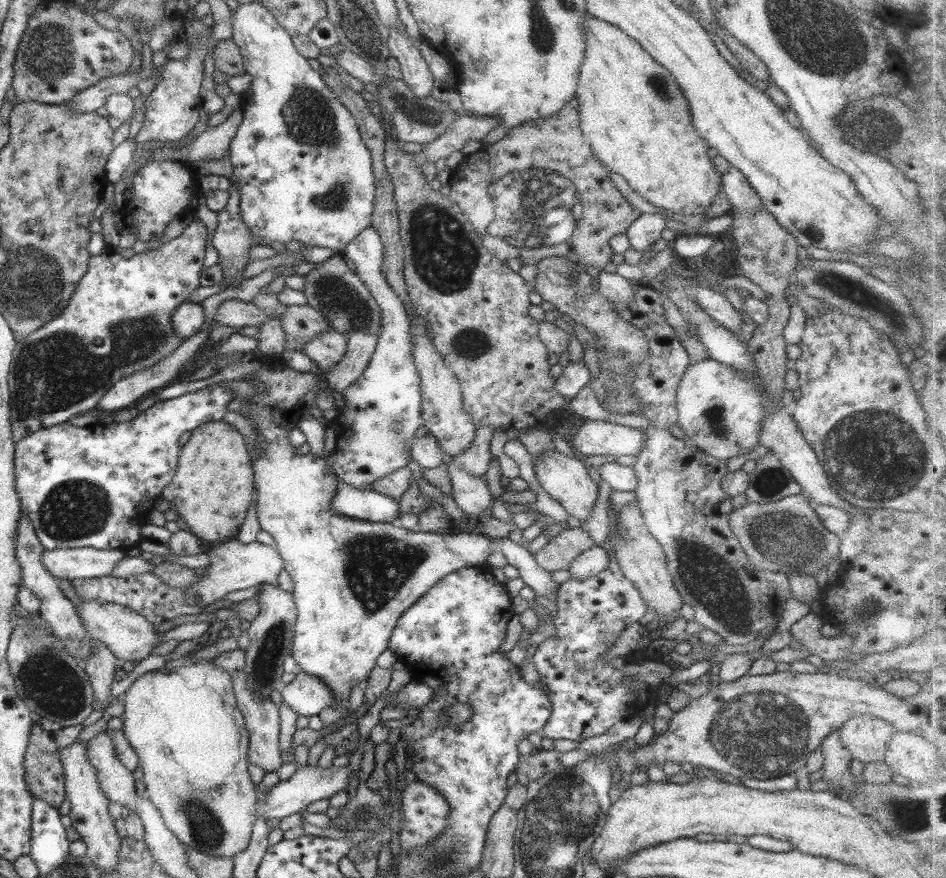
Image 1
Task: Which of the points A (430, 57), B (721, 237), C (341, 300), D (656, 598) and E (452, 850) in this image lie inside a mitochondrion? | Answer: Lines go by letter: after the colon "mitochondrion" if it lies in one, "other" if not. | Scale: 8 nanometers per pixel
A: other
B: other
C: mitochondrion
D: other
E: mitochondrion

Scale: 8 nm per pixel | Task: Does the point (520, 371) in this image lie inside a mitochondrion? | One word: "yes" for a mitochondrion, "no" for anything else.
no

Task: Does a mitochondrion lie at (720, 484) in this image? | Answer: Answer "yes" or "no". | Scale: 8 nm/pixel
no

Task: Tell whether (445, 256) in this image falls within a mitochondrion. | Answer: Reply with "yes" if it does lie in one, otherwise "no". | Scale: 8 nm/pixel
yes

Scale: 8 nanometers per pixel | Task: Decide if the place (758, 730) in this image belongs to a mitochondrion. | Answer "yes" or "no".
yes

